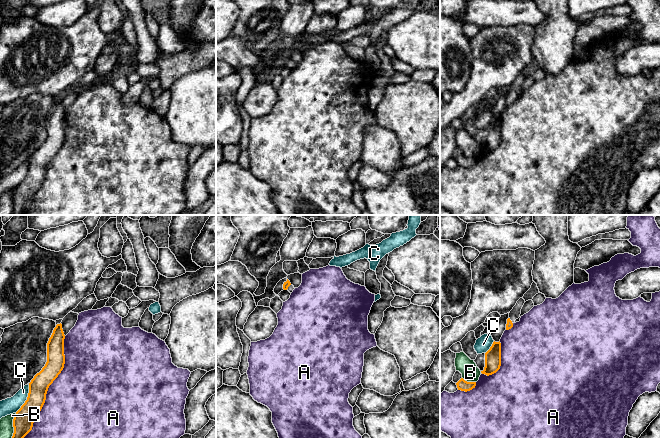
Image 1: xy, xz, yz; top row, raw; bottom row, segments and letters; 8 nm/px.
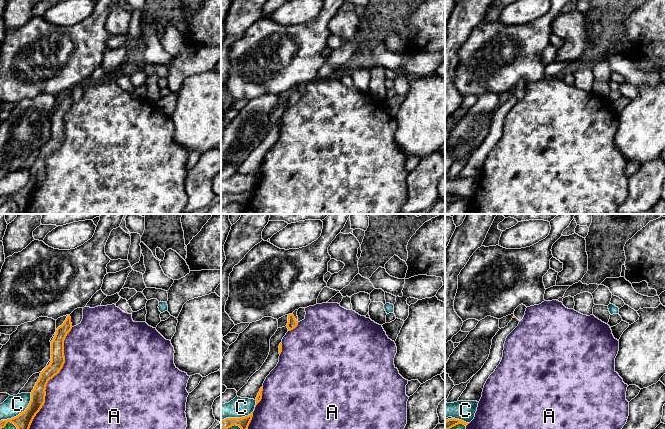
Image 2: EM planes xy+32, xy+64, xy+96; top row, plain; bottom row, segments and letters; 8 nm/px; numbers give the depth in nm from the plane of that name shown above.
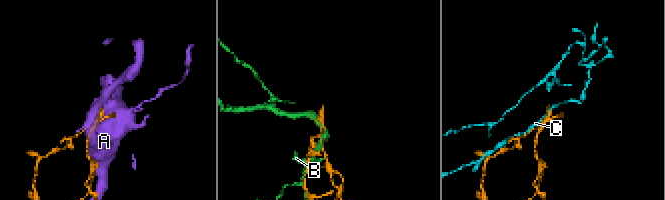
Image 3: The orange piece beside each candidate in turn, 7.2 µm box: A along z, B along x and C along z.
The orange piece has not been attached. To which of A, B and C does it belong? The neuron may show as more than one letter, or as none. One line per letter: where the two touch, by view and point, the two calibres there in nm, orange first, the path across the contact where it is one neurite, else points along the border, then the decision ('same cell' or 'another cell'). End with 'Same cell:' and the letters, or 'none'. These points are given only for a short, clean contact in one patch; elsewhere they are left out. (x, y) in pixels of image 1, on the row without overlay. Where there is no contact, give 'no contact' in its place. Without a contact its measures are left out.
A: xy (48, 163) | 160/480 nm | another cell
B: yz (469, 158) | 90/150 nm | another cell
C: xy (27, 175) | 160/130 nm | another cell
Same cell: none

